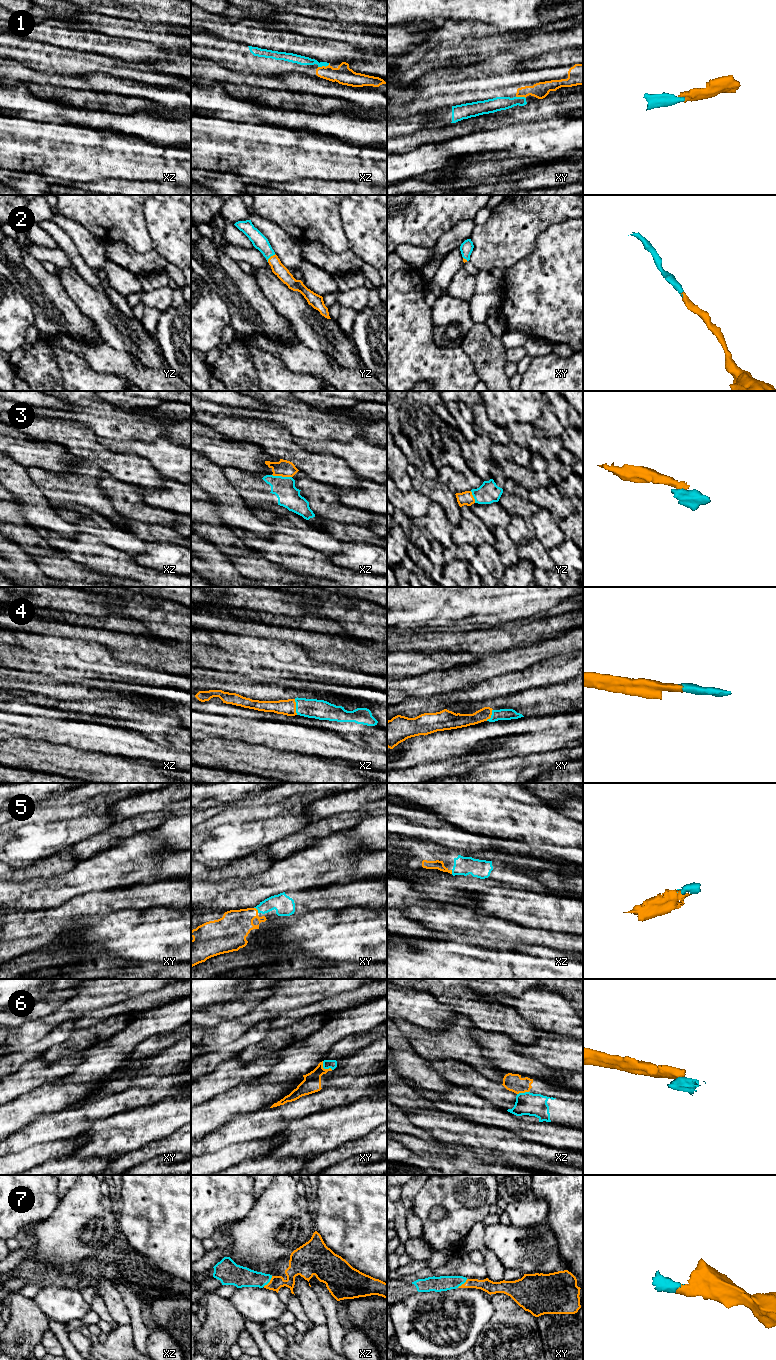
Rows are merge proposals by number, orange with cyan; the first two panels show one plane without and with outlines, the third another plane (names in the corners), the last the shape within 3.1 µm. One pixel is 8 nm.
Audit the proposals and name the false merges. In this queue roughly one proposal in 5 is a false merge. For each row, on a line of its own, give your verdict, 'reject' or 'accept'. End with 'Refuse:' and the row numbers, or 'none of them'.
1: accept
2: accept
3: accept
4: accept
5: accept
6: reject
7: accept
Refuse: 6

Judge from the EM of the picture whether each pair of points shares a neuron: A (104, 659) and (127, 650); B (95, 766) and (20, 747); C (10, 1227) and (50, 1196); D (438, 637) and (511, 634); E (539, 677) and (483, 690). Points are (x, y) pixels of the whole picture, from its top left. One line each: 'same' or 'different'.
A: different
B: same
C: same
D: same
E: same

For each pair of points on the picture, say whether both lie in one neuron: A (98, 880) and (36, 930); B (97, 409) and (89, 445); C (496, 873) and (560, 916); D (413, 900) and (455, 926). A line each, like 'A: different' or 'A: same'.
A: different
B: different
C: different
D: same

